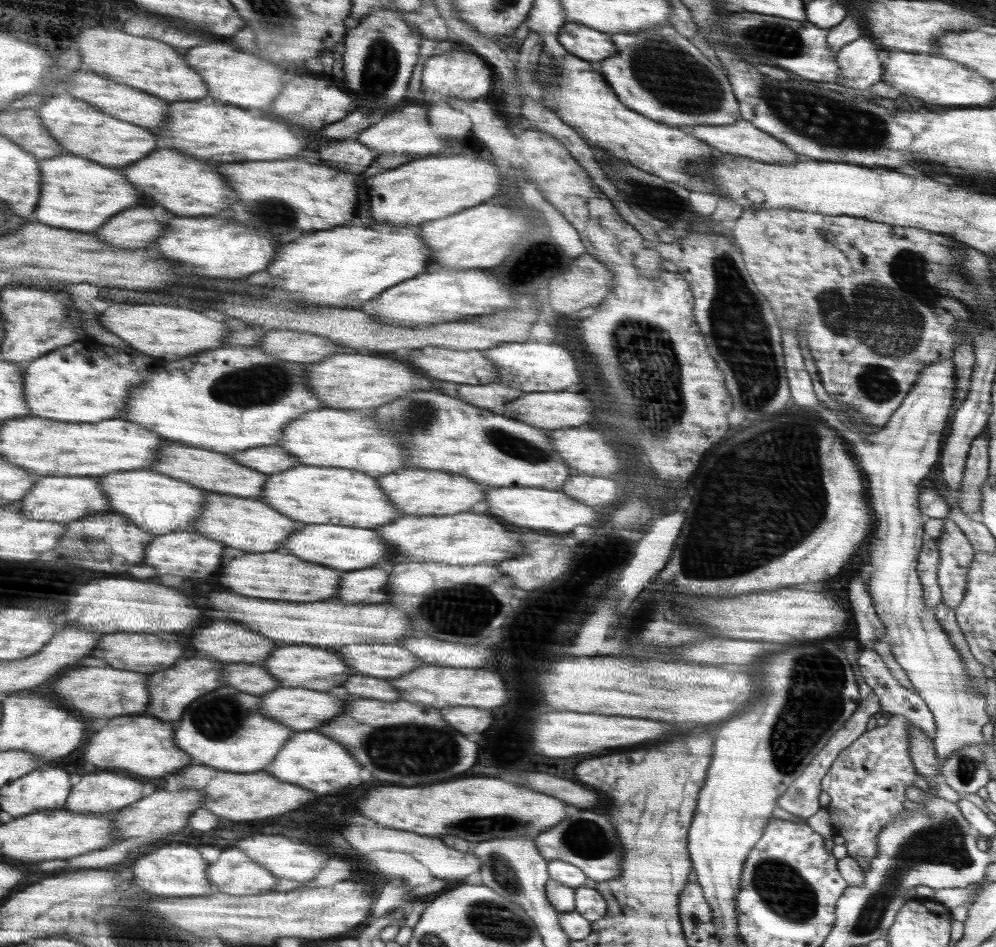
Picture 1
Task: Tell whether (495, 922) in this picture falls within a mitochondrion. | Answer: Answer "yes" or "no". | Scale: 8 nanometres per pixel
yes

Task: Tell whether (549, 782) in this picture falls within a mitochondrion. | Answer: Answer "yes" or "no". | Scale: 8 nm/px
no

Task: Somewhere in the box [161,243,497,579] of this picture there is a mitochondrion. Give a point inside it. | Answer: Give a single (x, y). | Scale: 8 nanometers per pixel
(261, 385)

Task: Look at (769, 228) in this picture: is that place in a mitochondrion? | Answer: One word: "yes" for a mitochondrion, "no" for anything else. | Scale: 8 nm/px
no

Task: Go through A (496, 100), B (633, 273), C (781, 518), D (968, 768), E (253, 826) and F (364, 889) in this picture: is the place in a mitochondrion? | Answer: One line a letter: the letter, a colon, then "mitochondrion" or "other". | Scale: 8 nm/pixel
A: other
B: other
C: mitochondrion
D: mitochondrion
E: other
F: other

